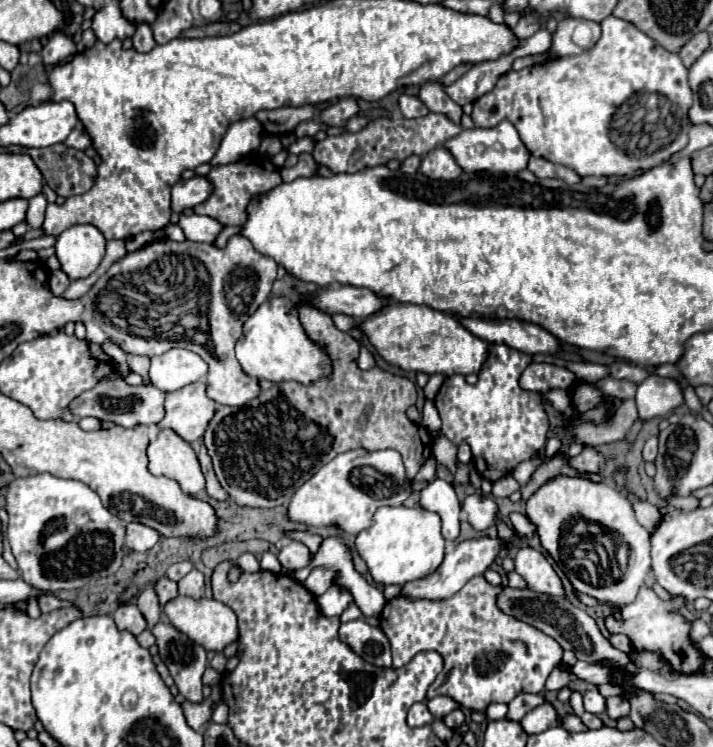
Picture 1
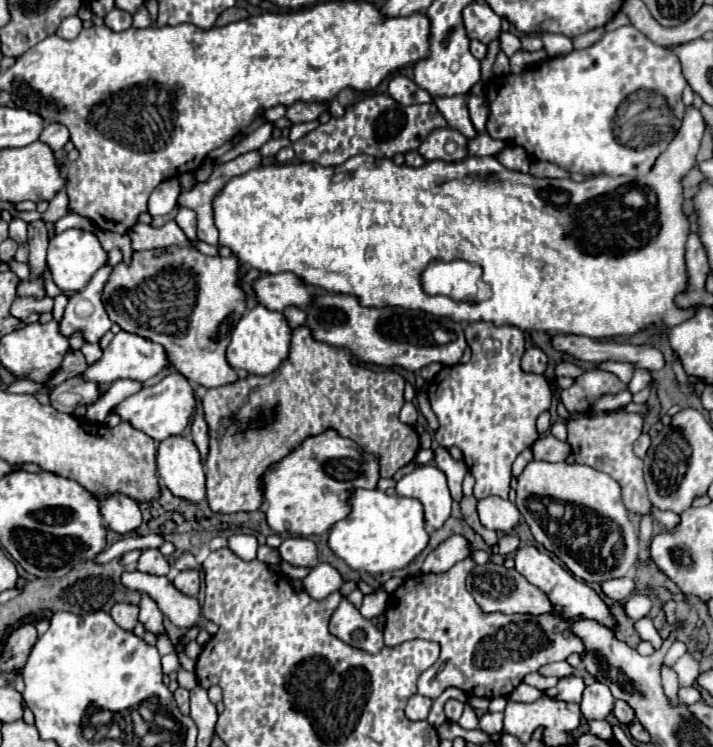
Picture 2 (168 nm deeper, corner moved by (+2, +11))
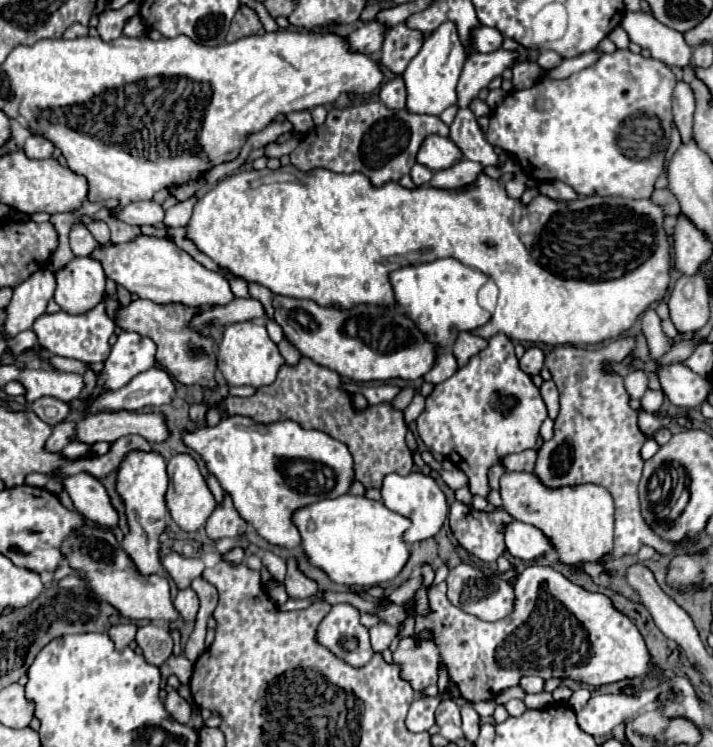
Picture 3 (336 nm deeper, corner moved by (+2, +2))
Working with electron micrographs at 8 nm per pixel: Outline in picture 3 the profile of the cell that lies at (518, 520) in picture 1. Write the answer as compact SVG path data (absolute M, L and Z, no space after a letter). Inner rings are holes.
M505 335L491 337L487 347L473 355L469 363L459 369L447 381L435 385L431 395L427 397L423 413L417 417L417 433L427 445L431 453L439 453L453 461L465 475L469 477L469 489L473 495L487 497L491 491L489 485L489 469L493 465L501 465L501 461L511 453L521 453L525 449L533 449L539 439L539 427L547 419L547 407L533 385L531 377L519 369L519 361L513 353L513 343Z

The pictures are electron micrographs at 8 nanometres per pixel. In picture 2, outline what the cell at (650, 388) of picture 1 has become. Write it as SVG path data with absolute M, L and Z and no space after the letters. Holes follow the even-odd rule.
M637 368L637 370L633 372L633 380L629 382L629 390L631 390L631 392L639 392L639 390L643 390L649 382L651 382L651 374L649 374L647 370Z

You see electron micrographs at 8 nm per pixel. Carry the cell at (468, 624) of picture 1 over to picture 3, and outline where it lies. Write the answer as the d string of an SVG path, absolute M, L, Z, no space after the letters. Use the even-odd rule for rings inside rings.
M531 565L523 573L519 573L515 589L517 589L515 611L501 621L483 623L481 619L465 613L463 609L457 609L447 599L445 581L439 585L429 585L427 587L429 613L419 615L415 607L409 607L407 617L415 619L415 633L427 631L431 633L431 637L419 639L415 635L405 635L399 639L399 645L393 653L393 661L401 665L401 677L409 679L413 689L421 693L429 685L437 685L439 669L447 667L449 681L459 689L461 697L465 701L479 703L479 701L493 701L501 691L519 685L521 677L525 675L539 675L543 679L563 677L599 687L605 683L639 677L649 671L649 651L645 647L641 633L623 613L619 613L613 607L609 597L601 593L589 593L583 587L565 579L559 571L541 565Z

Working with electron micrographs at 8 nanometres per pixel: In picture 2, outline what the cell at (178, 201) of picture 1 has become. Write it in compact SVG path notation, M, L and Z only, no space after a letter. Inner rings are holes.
M177 178L173 180L165 180L161 182L149 196L149 202L147 202L147 210L151 216L163 216L163 214L169 214L173 210L173 206L177 206L177 196L181 194L181 188L179 188L179 182Z

